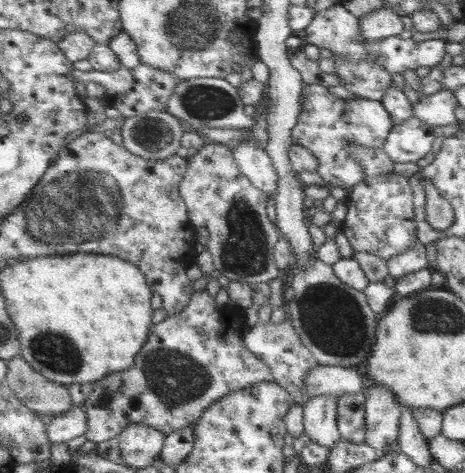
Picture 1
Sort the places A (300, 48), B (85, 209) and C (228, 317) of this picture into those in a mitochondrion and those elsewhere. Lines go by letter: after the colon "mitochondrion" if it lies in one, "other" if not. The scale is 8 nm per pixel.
A: other
B: mitochondrion
C: other

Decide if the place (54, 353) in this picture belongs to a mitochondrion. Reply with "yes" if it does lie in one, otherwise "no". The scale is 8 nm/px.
yes

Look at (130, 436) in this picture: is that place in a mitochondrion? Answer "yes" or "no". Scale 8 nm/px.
no

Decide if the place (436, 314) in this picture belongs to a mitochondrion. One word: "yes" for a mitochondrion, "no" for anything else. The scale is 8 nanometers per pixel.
yes

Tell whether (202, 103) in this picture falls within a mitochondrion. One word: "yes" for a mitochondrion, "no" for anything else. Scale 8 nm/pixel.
yes

